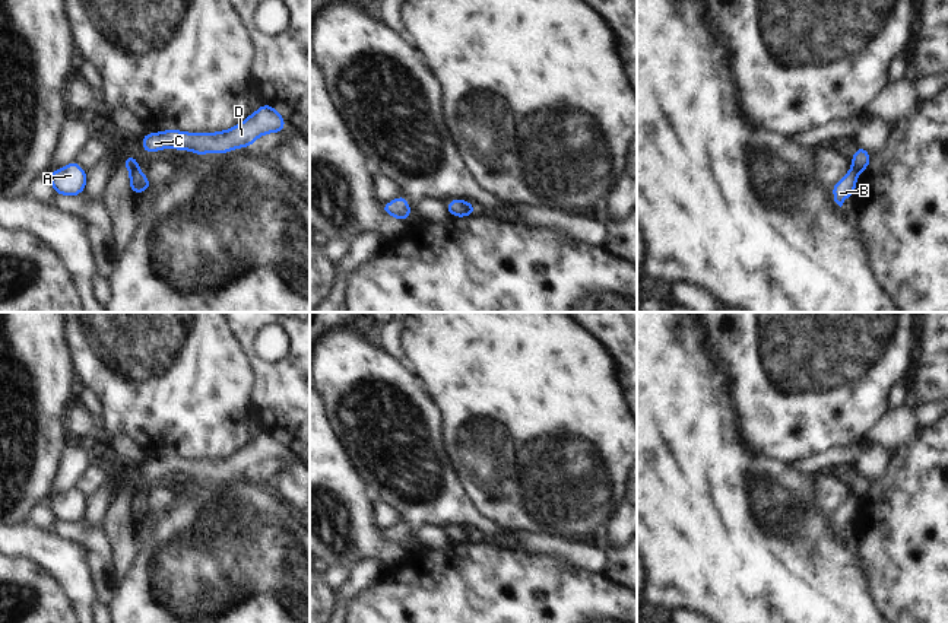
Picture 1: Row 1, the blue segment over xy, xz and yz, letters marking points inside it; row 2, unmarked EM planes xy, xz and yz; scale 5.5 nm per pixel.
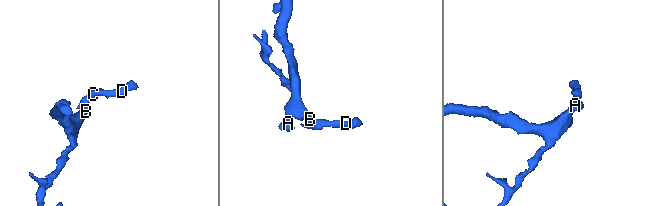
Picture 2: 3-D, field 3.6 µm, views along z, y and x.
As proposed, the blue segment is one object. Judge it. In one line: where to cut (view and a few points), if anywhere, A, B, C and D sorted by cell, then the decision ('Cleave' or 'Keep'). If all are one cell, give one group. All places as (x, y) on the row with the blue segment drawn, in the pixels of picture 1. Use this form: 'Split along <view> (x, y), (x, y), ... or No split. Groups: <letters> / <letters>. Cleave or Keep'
Split along xy (136, 167), (130, 174). Groups: A B / C D. Cleave

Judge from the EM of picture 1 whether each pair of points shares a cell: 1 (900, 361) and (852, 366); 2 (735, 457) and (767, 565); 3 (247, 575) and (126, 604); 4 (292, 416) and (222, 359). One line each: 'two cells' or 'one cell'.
1: one cell
2: one cell
3: one cell
4: two cells

